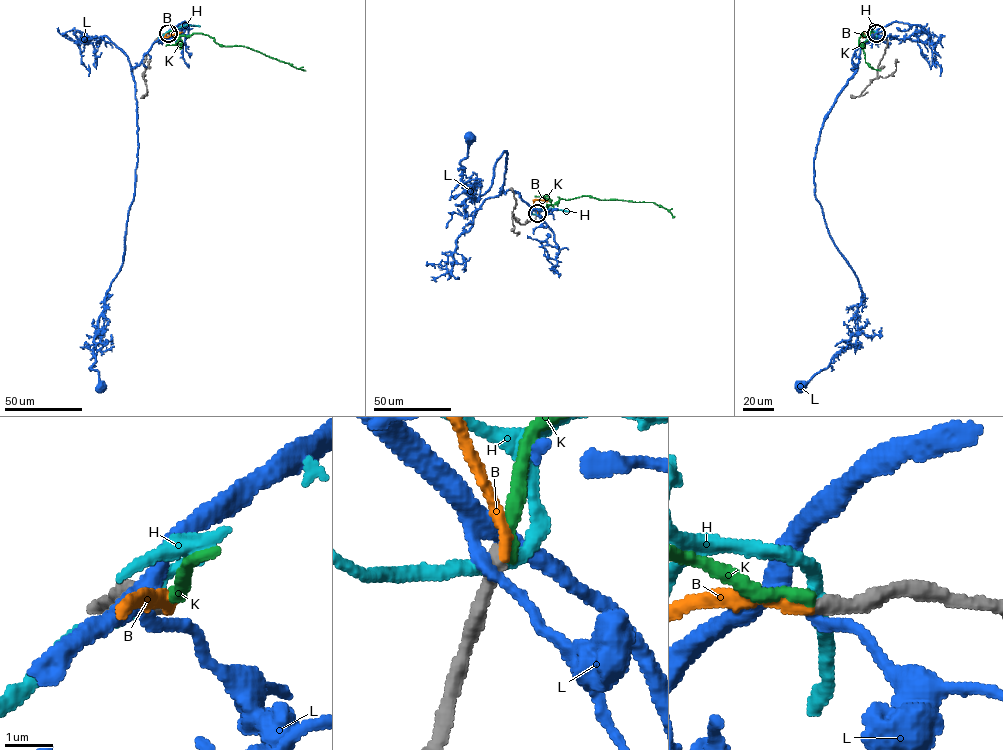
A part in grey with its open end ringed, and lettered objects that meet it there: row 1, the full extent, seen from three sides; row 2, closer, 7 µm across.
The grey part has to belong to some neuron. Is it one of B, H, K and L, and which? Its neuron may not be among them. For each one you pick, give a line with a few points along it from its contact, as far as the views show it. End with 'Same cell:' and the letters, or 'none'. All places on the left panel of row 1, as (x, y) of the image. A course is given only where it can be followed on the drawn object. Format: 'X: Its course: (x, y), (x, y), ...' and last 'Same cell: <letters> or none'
B: Its course: (168, 33), (166, 37), (182, 32)
Same cell: B

